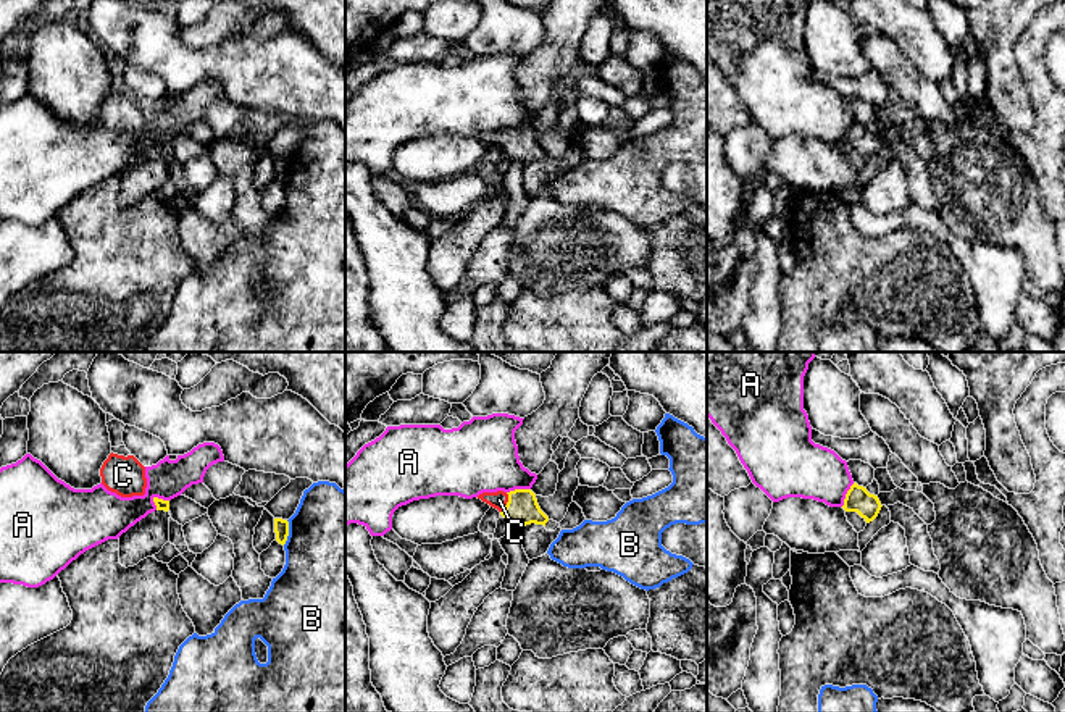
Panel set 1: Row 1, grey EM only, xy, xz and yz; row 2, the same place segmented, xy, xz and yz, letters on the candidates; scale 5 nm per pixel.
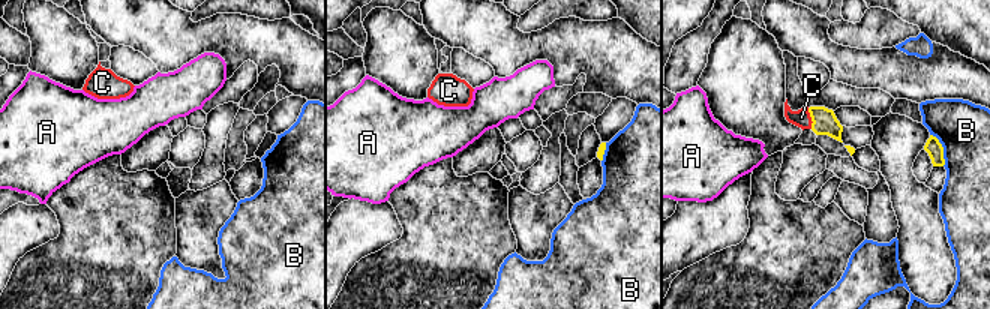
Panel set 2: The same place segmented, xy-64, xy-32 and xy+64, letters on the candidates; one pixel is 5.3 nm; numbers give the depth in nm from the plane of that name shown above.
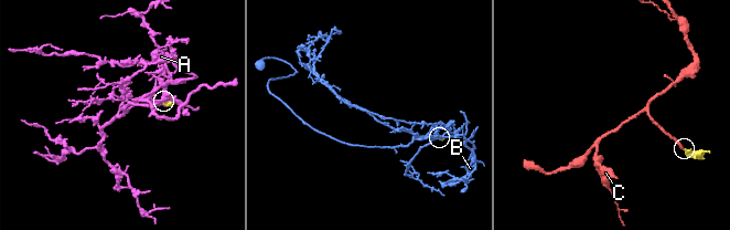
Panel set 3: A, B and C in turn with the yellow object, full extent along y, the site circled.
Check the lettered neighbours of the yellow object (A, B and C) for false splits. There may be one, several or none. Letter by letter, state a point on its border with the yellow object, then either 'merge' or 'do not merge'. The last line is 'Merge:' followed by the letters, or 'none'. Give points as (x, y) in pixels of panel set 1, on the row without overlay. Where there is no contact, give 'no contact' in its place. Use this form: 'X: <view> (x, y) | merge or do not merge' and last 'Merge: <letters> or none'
A: xy (160, 138) | do not merge
B: xy (288, 171) | do not merge
C: xz (507, 141) | merge
Merge: C

